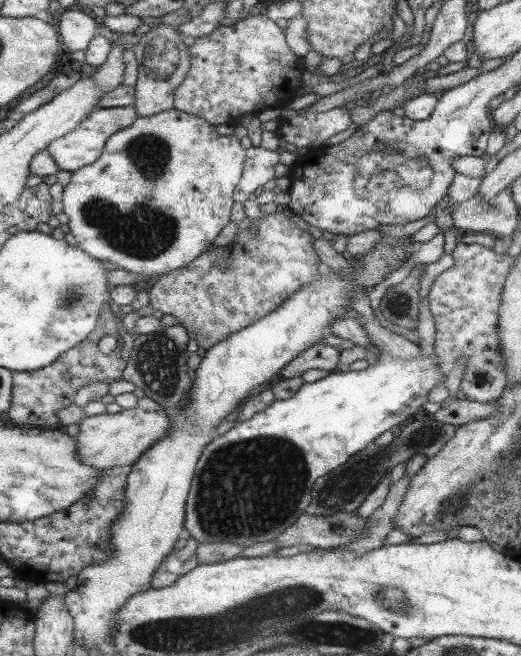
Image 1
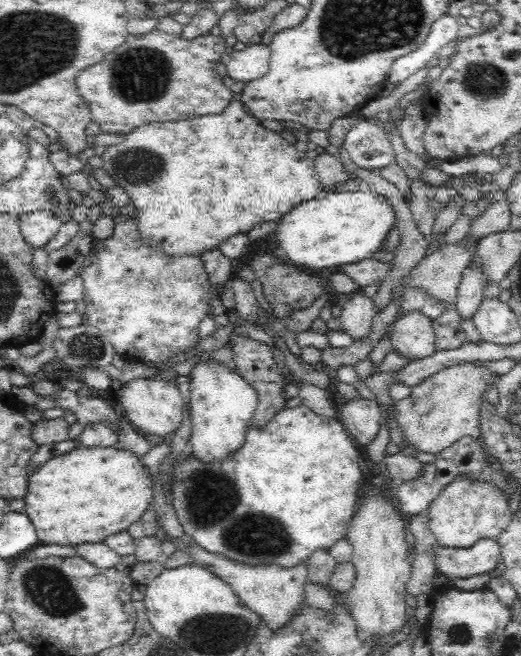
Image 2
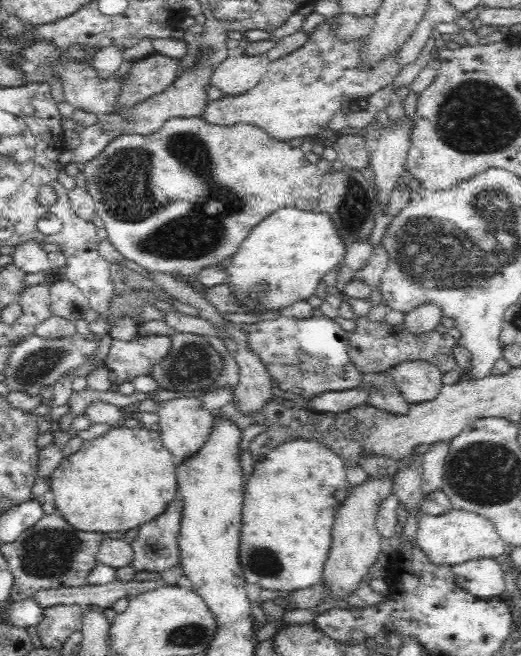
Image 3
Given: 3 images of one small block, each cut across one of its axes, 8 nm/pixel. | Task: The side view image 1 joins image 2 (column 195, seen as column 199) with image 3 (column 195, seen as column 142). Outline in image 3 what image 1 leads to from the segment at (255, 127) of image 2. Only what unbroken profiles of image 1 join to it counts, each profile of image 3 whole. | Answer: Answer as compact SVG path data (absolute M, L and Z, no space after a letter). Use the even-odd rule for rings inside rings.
M200 117L169 119L157 132L147 134L124 134L114 138L104 147L104 150L82 164L85 174L85 186L95 202L95 212L103 220L107 229L107 238L116 250L128 260L135 262L146 271L168 274L182 274L182 276L198 275L207 267L219 265L222 260L231 258L240 248L242 241L269 214L284 207L294 207L300 210L312 211L319 204L319 188L322 174L316 164L310 163L300 147L292 147L289 141L275 140L268 132L258 129L248 123L237 123L233 126L210 125L206 119Z

